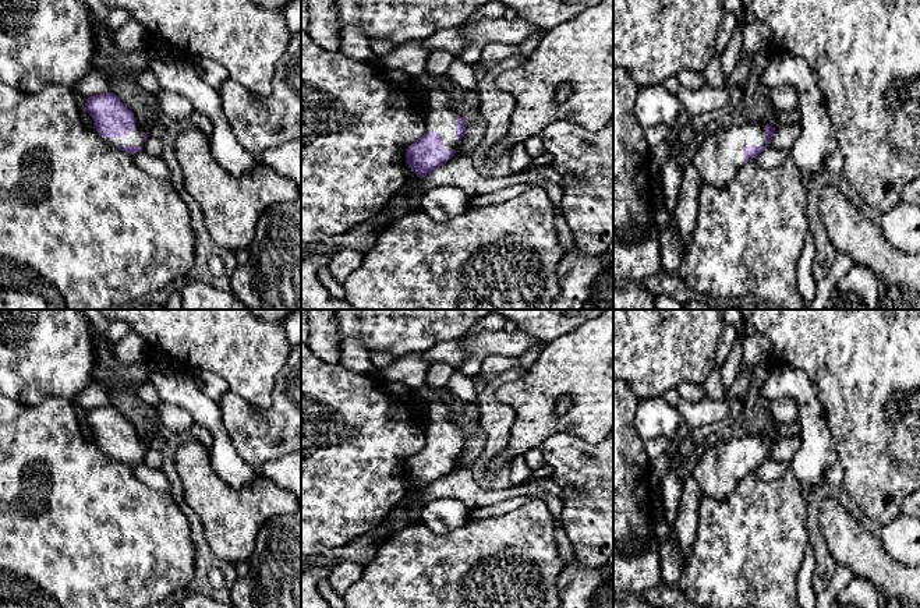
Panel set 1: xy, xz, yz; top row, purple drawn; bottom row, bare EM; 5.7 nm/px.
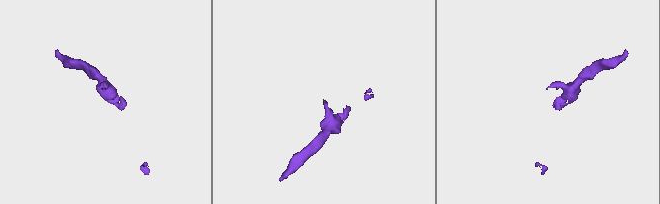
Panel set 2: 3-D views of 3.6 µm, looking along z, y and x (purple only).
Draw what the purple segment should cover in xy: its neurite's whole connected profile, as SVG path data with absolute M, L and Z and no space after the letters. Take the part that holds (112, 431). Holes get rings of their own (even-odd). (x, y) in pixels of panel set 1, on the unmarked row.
M113 404L88 410L85 423L93 432L93 441L113 460L130 467L144 462L149 448L138 436L132 424Z

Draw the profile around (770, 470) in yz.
M769 457L756 470L756 476L761 481L769 482L781 478L785 474L785 471L789 469L790 469L790 463L779 462Z

